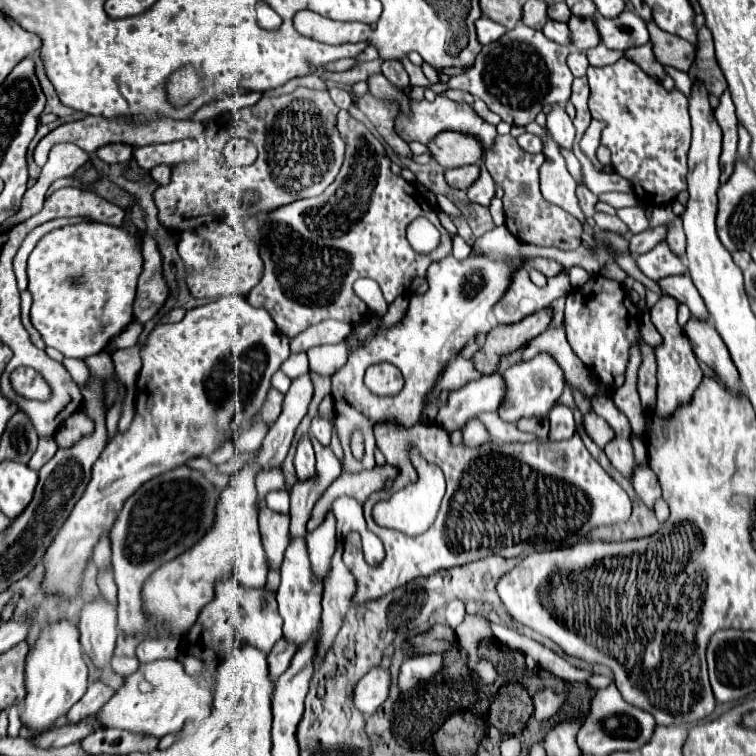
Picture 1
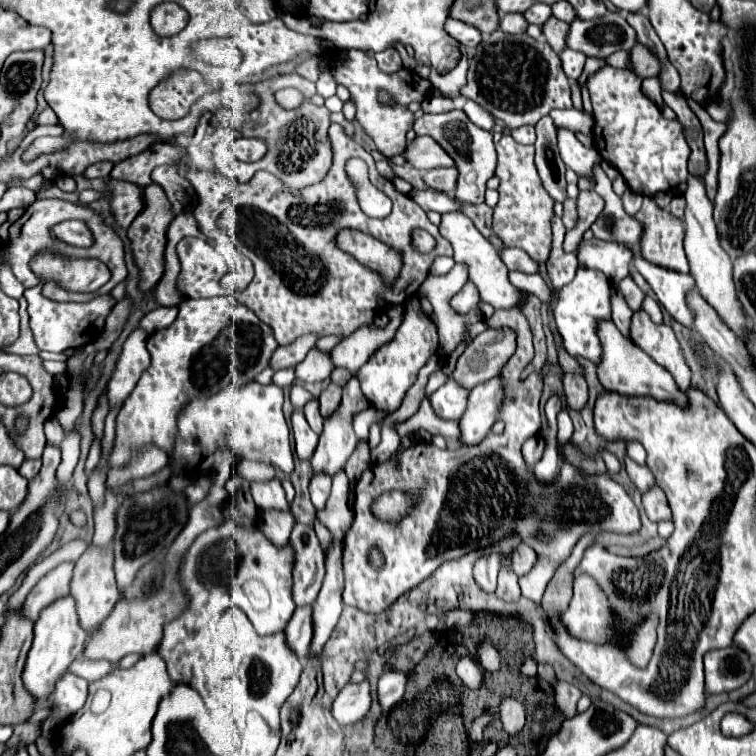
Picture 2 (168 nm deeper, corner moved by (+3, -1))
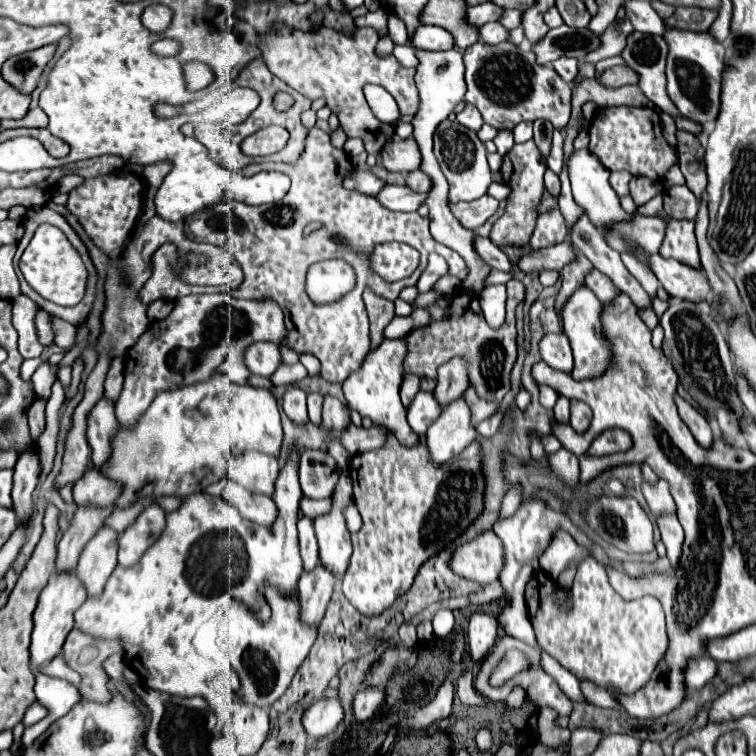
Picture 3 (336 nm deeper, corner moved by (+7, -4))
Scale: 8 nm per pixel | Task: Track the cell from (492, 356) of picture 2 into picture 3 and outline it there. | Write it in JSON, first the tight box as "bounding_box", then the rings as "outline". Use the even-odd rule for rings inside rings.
{"bounding_box":[433,359,469,407],"outline":[[[451,359],[449,363],[439,367],[439,379],[437,379],[437,387],[433,389],[433,397],[437,399],[439,405],[447,407],[451,401],[463,395],[467,385],[469,385],[469,377],[467,377],[465,361]]]}

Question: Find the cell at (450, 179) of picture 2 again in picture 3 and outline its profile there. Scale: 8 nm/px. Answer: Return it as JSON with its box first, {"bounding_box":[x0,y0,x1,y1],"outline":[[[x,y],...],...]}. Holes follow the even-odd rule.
{"bounding_box":[405,171,431,193],"outline":[[[411,171],[405,175],[405,185],[415,193],[427,193],[431,189],[431,179],[423,171]]]}

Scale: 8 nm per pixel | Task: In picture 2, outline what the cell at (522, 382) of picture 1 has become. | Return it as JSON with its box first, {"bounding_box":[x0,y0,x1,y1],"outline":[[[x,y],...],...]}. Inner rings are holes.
{"bounding_box":[459,376,505,444],"outline":[[[499,376],[471,390],[469,406],[459,420],[463,444],[477,444],[491,432],[505,398],[505,380]]]}

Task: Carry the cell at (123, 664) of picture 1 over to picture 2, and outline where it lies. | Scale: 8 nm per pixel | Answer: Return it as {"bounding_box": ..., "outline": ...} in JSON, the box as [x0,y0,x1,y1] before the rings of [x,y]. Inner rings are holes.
{"bounding_box":[69,660,117,682],"outline":[[[75,660],[69,668],[69,672],[95,682],[97,678],[105,678],[105,674],[109,674],[109,670],[113,670],[117,664],[113,662],[105,662],[105,660]]]}

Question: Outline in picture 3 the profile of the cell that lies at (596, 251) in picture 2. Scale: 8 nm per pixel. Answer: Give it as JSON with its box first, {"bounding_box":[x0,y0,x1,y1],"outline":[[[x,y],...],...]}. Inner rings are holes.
{"bounding_box":[517,239,573,273],"outline":[[[565,239],[563,243],[553,245],[553,247],[529,251],[527,255],[523,255],[517,261],[517,265],[525,273],[541,273],[547,269],[561,271],[563,265],[567,265],[571,259],[573,259],[573,247],[571,247],[569,239]]]}

